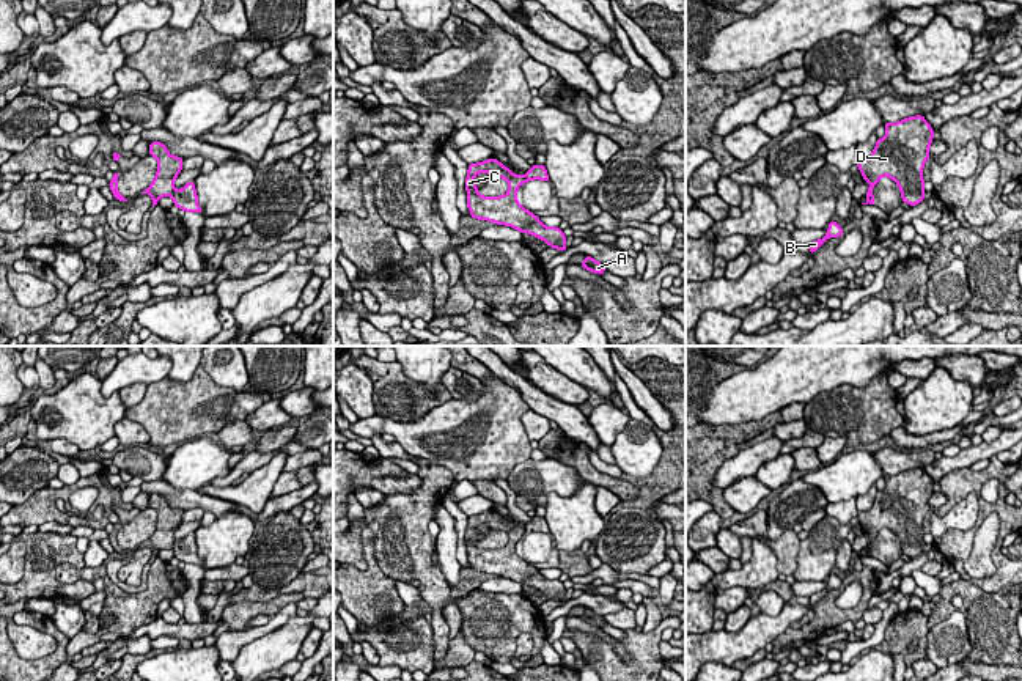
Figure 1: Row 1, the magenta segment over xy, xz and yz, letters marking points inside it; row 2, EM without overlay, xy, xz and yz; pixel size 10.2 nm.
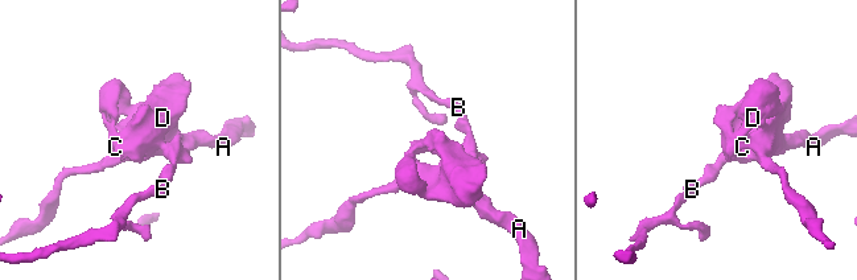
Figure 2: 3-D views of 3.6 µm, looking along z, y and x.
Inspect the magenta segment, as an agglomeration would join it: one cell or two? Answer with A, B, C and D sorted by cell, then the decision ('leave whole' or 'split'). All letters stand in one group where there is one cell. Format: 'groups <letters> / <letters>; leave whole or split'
groups A C D / B; split

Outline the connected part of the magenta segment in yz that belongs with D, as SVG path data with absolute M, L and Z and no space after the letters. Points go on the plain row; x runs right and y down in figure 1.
M923 467L884 478L885 489L877 491L873 506L868 511L858 511L857 519L863 533L869 535L868 546L873 546L882 528L888 528L898 536L903 554L915 558L926 546L923 519L931 508L934 481Z

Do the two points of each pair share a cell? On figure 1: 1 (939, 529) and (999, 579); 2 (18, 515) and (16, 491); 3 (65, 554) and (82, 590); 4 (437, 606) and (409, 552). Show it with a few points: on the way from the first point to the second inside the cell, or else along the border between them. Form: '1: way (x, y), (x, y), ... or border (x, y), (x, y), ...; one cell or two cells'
1: border (977, 515), (970, 527), (947, 529), (934, 538); two cells
2: border (47, 485), (16, 505); two cells
3: way (51, 566), (51, 579), (62, 590), (68, 590); one cell
4: way (437, 593), (417, 565); one cell

